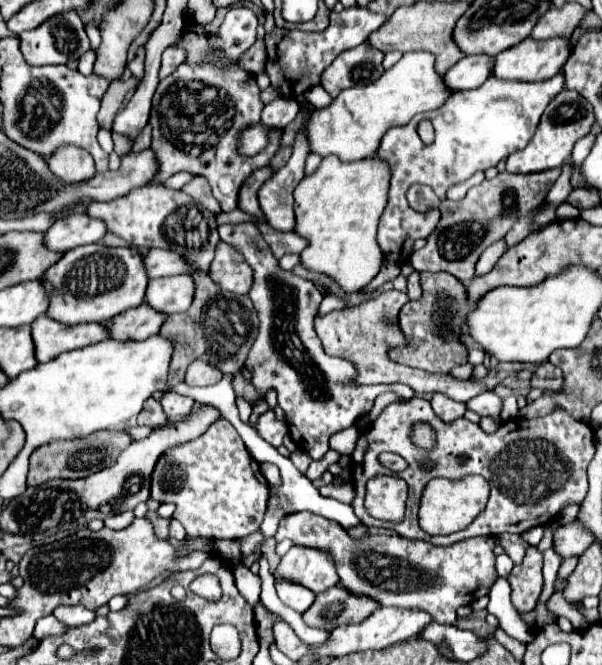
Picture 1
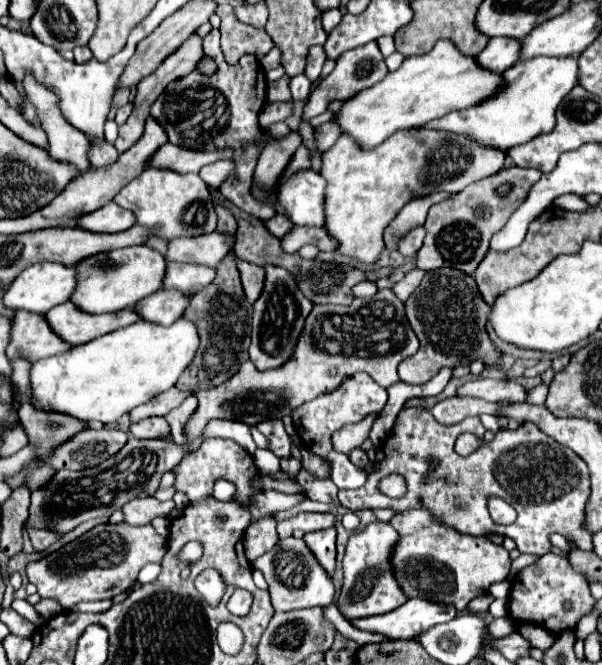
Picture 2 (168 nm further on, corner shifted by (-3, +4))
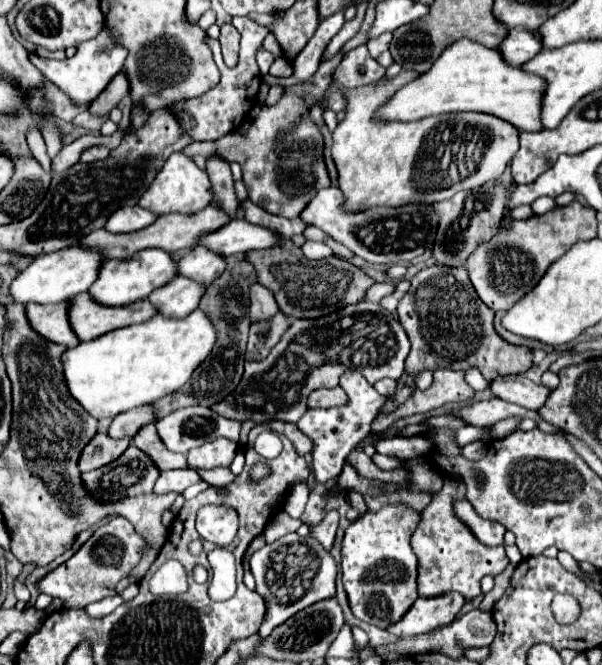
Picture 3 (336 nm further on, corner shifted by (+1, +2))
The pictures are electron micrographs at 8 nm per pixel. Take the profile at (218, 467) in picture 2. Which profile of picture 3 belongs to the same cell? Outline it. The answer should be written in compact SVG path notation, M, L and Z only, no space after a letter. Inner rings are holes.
M214 440L208 444L202 444L198 448L192 448L188 452L188 466L194 470L212 470L218 466L230 466L236 456L238 444L232 440Z

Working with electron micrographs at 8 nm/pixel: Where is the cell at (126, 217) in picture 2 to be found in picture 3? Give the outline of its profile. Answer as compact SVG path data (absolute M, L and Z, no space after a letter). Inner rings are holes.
M124 206L112 212L104 228L108 232L136 232L152 224L152 220L156 220L156 216L152 216L152 212L146 212L140 206Z

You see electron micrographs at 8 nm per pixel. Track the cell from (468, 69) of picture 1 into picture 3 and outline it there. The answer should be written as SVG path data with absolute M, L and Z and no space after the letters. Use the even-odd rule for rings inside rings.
M512 28L508 36L502 40L502 44L498 46L500 56L512 68L522 66L540 50L542 50L542 44L540 44L538 32L528 32L526 28Z

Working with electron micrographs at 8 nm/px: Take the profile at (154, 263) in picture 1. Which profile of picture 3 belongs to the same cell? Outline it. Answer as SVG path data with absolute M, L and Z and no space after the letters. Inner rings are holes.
M234 218L234 220L230 220L228 224L224 224L218 230L204 232L204 236L200 236L196 246L204 246L206 250L228 258L228 256L244 254L244 252L256 250L256 248L276 246L278 238L280 236L270 232L268 228L248 224L244 220Z

